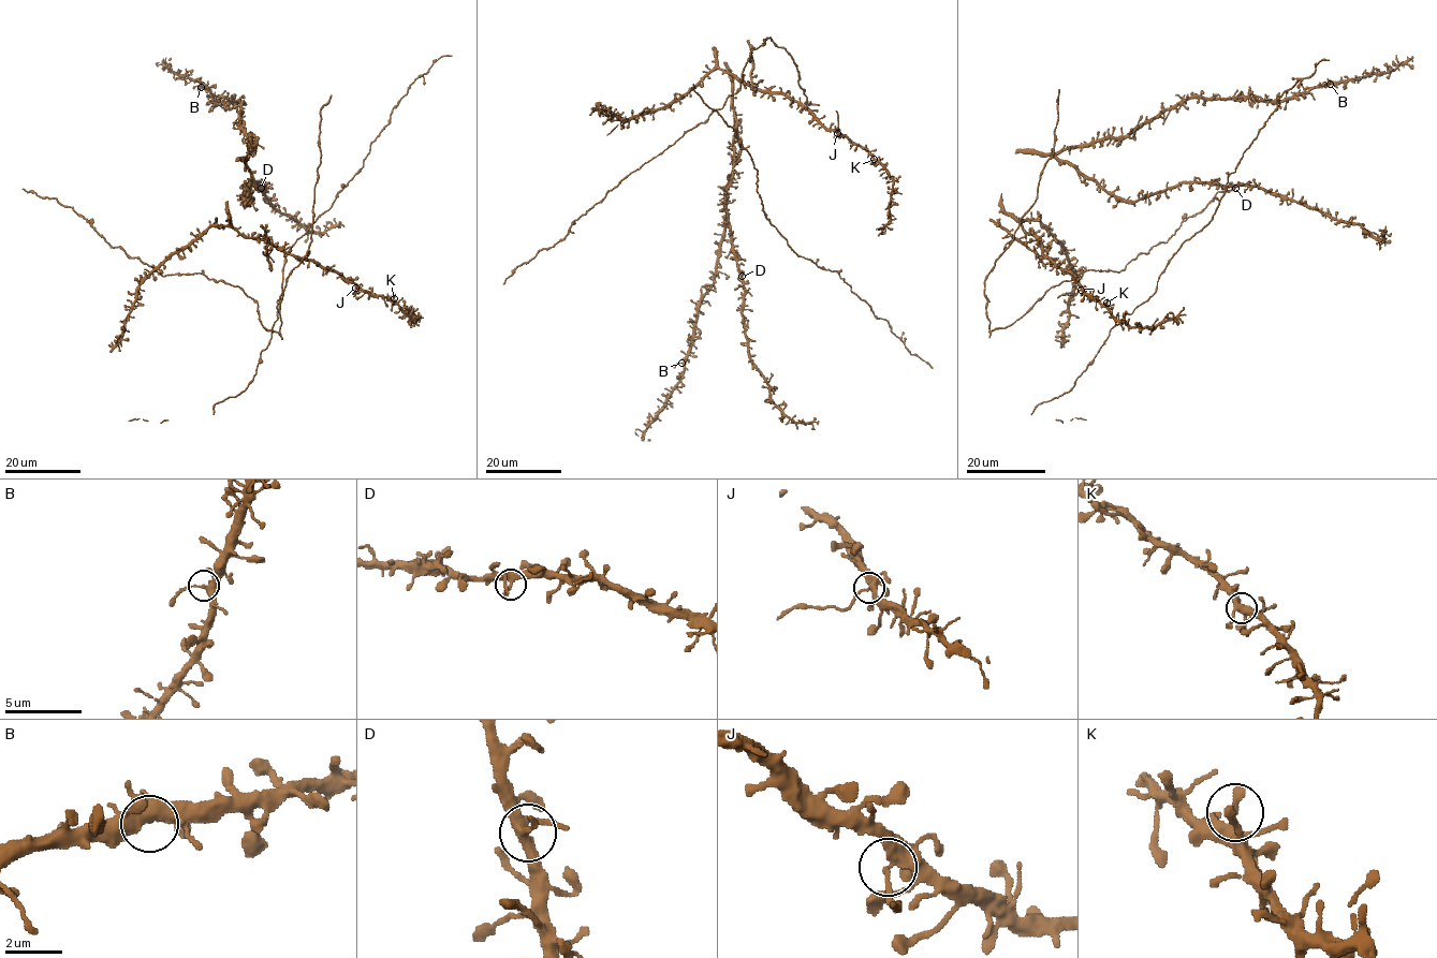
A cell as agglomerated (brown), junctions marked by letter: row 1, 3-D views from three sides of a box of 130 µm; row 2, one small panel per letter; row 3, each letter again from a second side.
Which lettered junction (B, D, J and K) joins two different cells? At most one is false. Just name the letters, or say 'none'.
J

